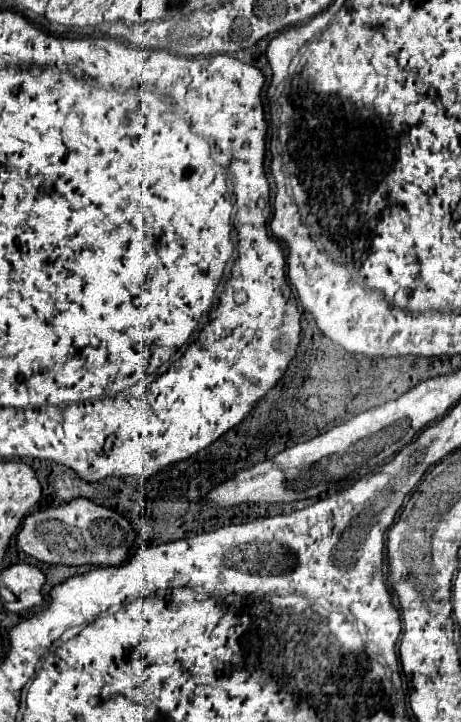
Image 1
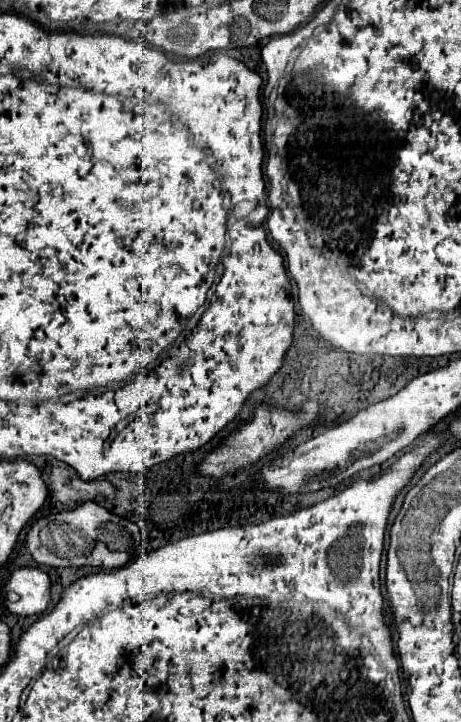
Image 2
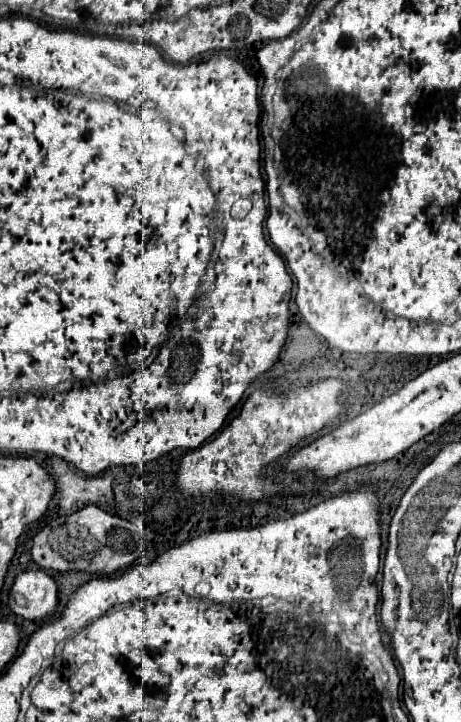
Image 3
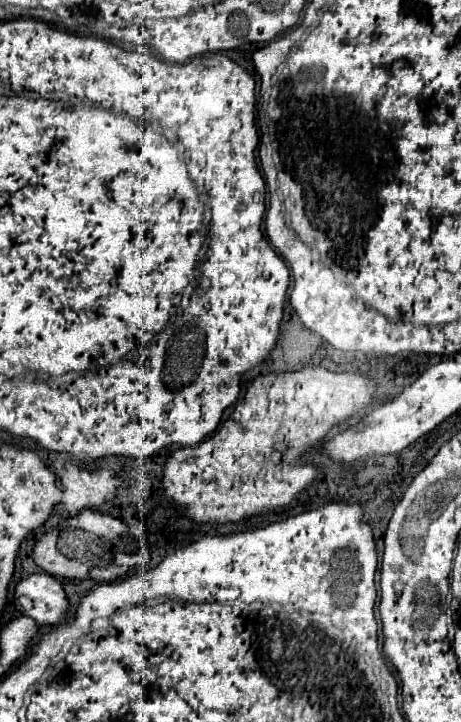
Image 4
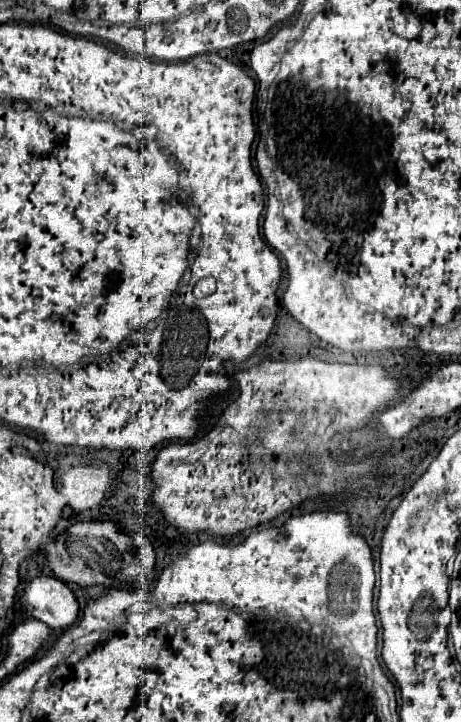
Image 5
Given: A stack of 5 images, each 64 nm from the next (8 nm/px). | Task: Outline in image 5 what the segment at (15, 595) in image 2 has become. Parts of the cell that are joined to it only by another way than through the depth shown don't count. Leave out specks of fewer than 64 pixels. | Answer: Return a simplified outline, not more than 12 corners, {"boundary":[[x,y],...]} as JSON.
{"boundary":[[54,576],[32,578],[22,604],[54,630],[78,618],[72,590]]}

